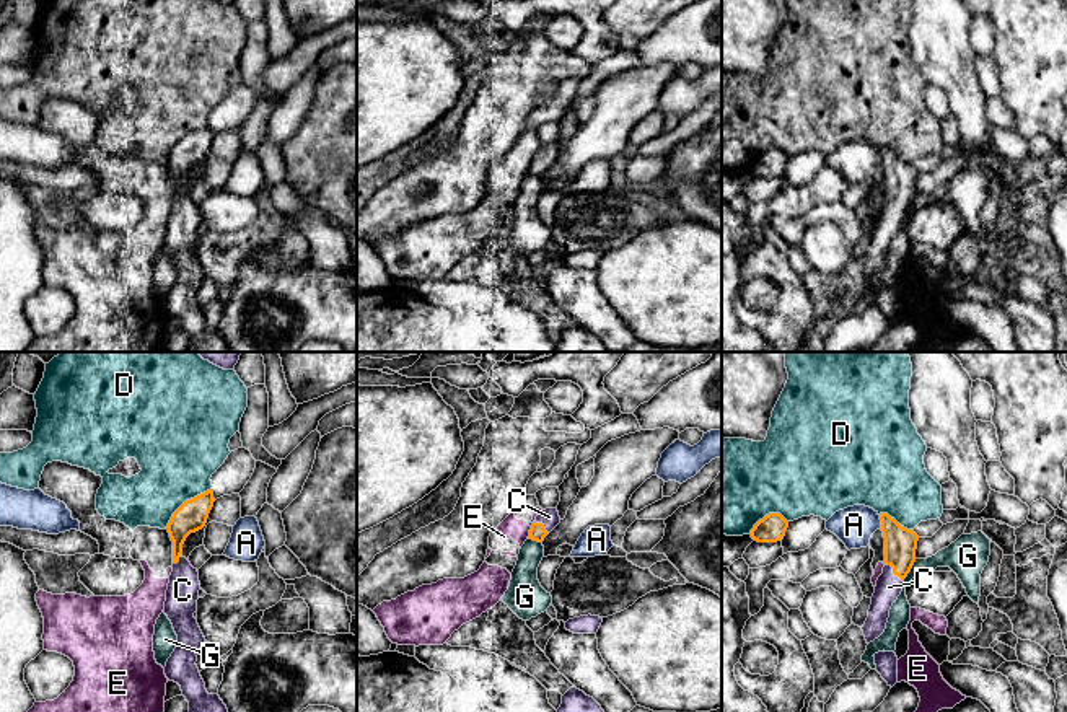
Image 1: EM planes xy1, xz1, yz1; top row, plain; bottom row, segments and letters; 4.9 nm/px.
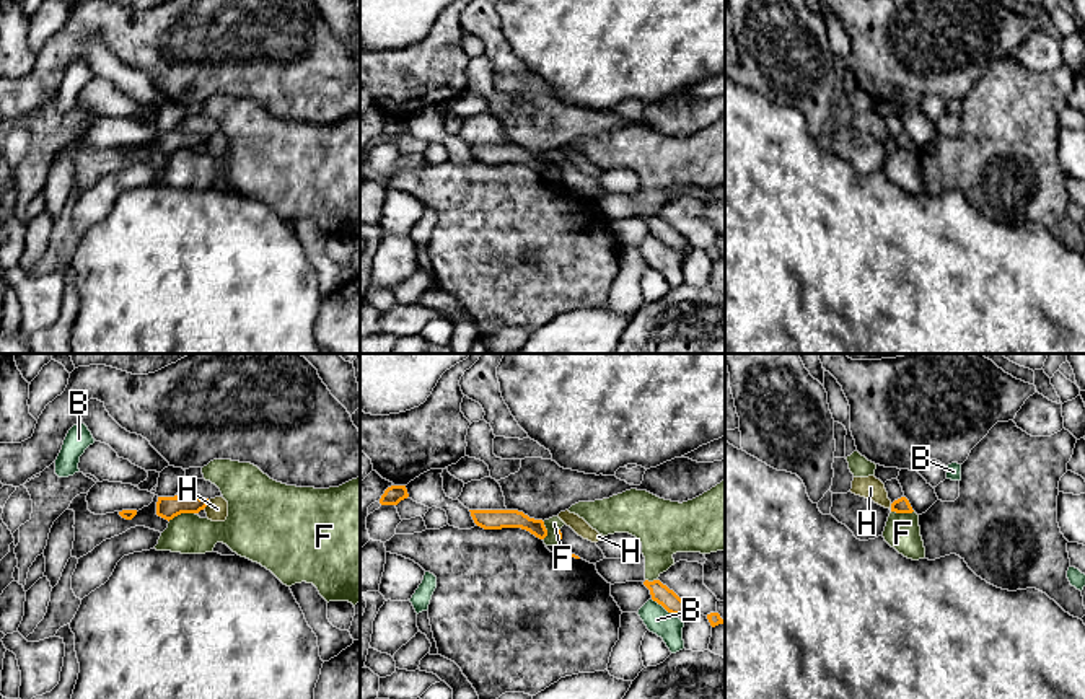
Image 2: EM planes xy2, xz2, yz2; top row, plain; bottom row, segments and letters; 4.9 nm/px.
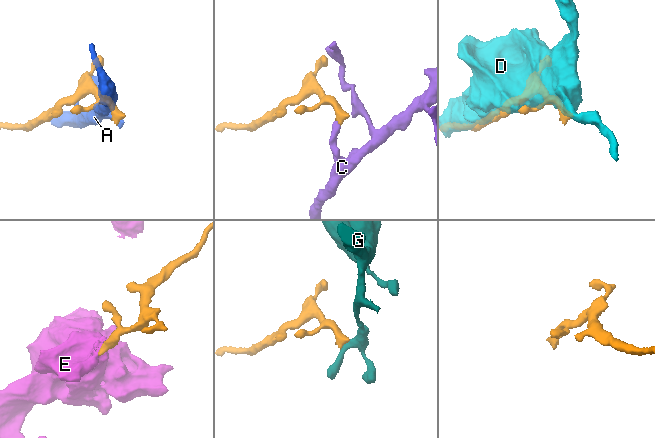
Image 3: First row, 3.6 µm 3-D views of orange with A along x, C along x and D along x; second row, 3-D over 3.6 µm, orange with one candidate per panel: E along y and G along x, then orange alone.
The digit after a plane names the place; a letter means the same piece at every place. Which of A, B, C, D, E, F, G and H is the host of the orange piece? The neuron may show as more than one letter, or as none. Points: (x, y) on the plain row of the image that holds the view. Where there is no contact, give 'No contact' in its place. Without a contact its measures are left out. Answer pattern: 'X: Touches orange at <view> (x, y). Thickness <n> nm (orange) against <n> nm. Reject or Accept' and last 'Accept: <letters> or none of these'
A: Touches orange at yz1 (882, 157). Thickness 160 nm (orange) against 190 nm. Reject
B: Touches orange at xz2 (663, 241). Thickness 90 nm (orange) against 130 nm. Reject
C: Touches orange at yz1 (893, 207). Thickness 160 nm (orange) against 130 nm. Accept
D: Touches orange at xy1 (186, 136). Thickness 150 nm (orange) against 400 nm. Reject
E: Touches orange at xz1 (530, 167). Thickness 80 nm (orange) against 110 nm. Reject
F: Touches orange at xy2 (181, 147). Thickness 110 nm (orange) against 200 nm. Reject
G: Touches orange at yz1 (909, 206). Thickness 160 nm (orange) against 140 nm. Reject
H: Touches orange at xy2 (206, 140). Thickness 110 nm (orange) against 110 nm. Reject
Accept: C

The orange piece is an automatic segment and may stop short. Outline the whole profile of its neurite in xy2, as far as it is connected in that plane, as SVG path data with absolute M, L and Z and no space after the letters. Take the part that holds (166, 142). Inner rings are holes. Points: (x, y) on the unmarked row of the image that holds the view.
M158 132L156 150L169 156L181 148L199 148L207 142L207 138L209 134L200 132Z

